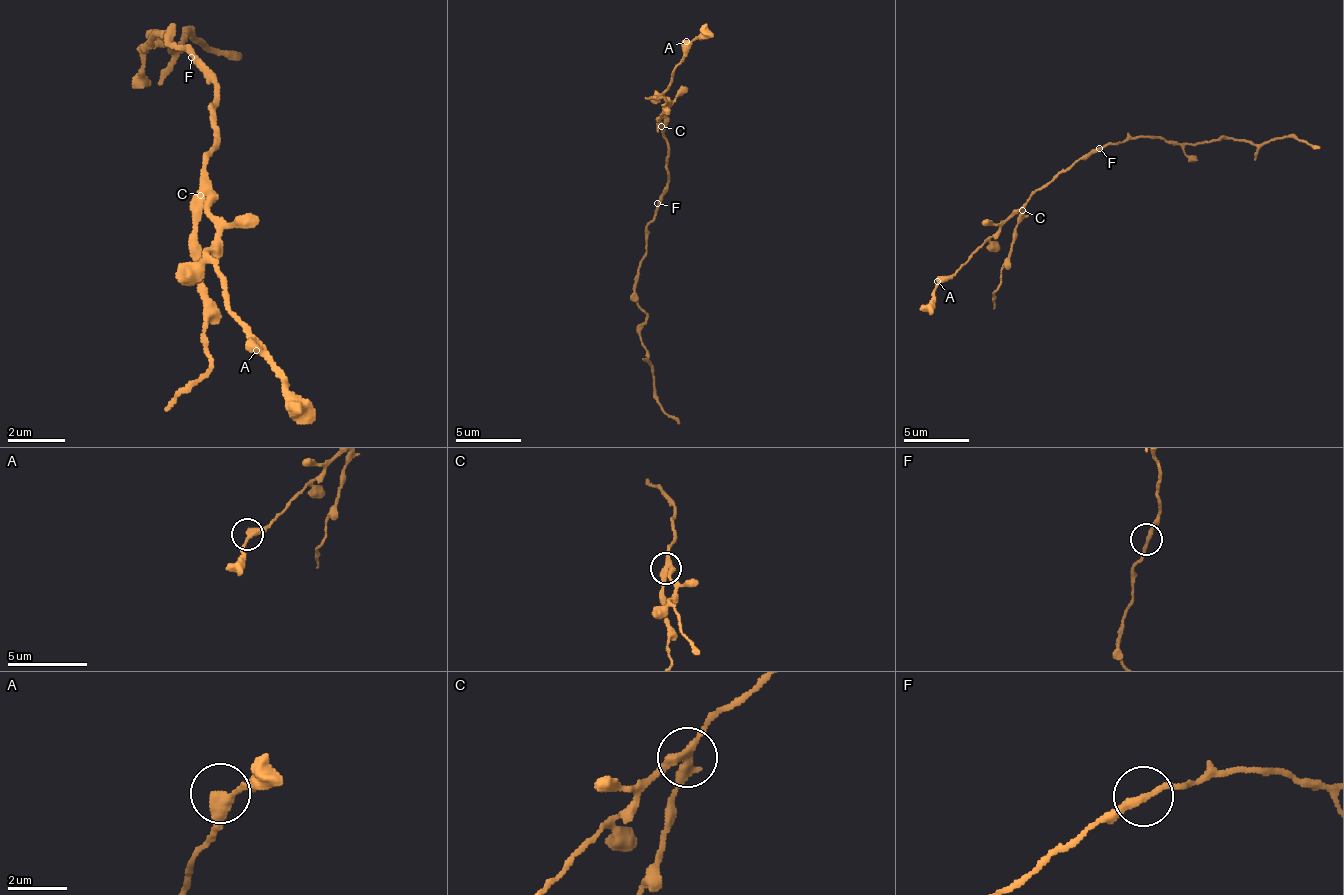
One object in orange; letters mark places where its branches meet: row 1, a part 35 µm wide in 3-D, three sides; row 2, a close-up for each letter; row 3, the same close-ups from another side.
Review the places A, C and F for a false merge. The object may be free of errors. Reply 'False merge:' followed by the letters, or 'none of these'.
False merge: C

